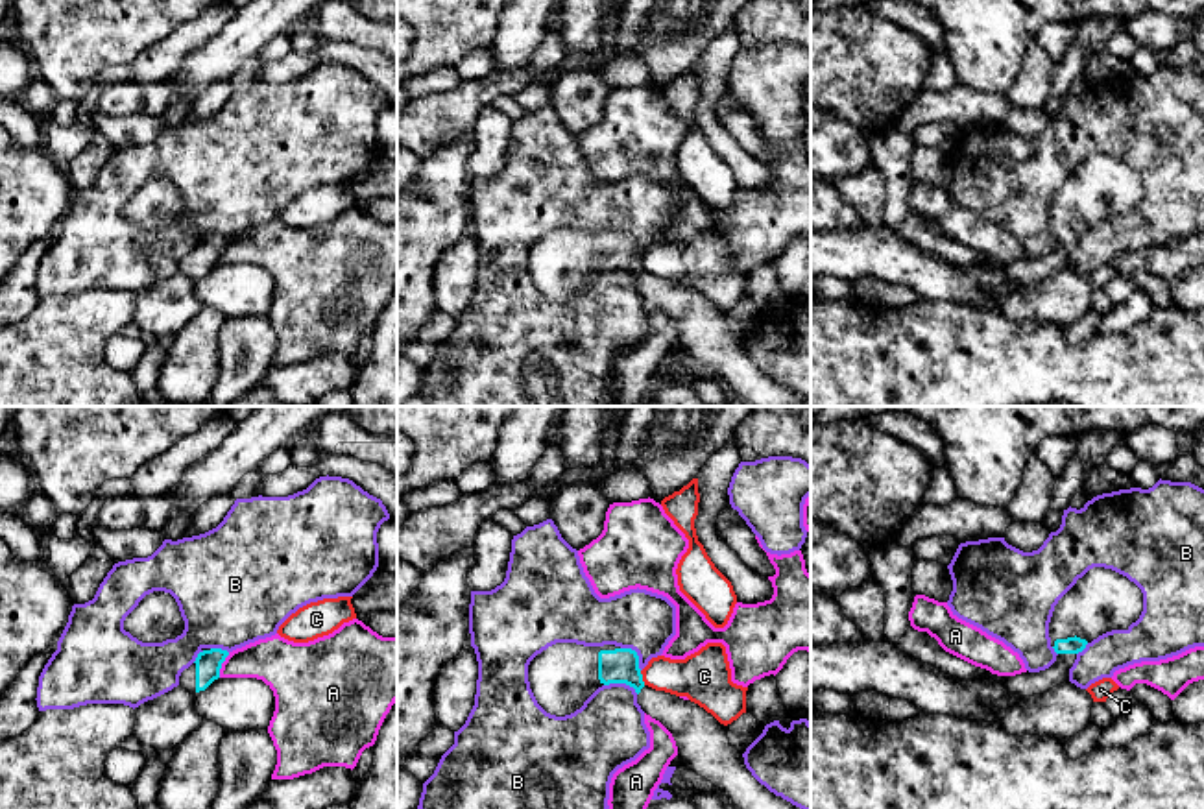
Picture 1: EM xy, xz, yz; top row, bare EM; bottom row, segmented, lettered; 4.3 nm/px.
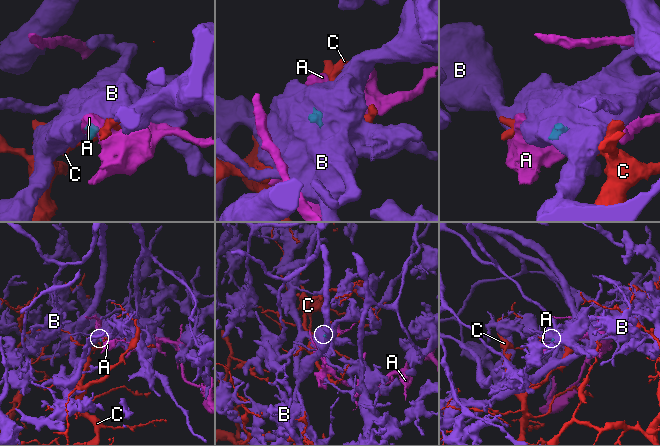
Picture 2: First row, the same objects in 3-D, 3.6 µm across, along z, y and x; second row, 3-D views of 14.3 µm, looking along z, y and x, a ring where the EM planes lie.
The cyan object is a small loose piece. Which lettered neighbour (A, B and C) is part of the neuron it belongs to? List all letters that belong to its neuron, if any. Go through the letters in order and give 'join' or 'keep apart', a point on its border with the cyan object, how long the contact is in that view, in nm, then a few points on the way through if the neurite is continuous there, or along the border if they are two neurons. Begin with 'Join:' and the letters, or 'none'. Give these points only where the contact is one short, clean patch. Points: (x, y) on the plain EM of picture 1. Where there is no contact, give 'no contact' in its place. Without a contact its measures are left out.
Join: none
A: keep apart; meets cyan in xy at (220, 252); contact 120 nm long; border along xy (229, 239), (218, 263)
B: keep apart; meets cyan in xz at (621, 268); contact 160 nm long; border along xz (604, 270), (628, 270), (638, 279)
C: keep apart; meets cyan in xz at (641, 265); contact 70 nm long; border along xz (639, 257), (645, 270)

